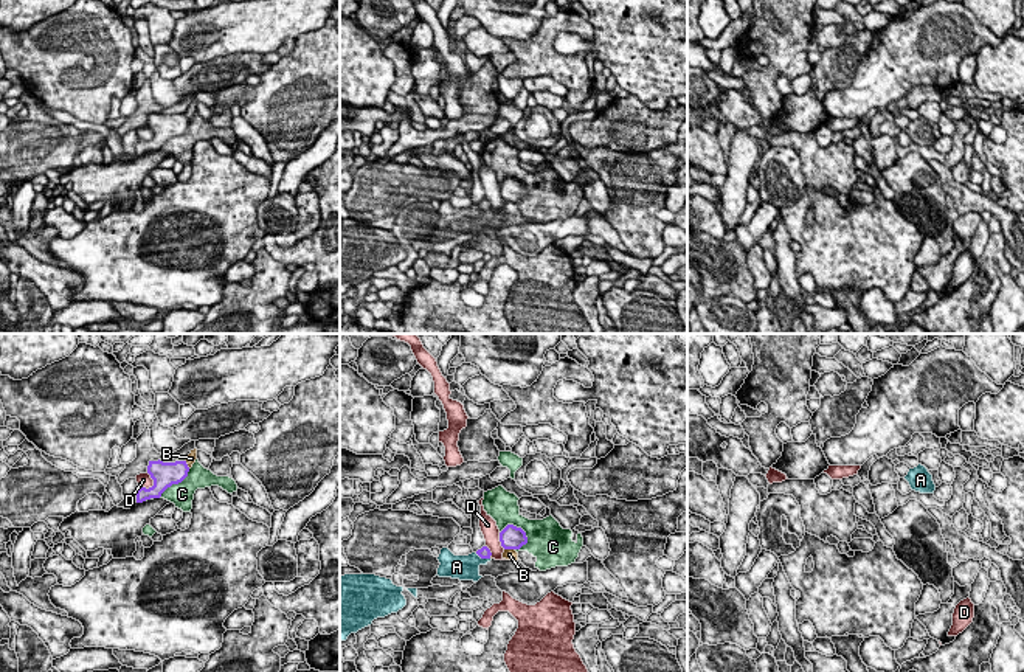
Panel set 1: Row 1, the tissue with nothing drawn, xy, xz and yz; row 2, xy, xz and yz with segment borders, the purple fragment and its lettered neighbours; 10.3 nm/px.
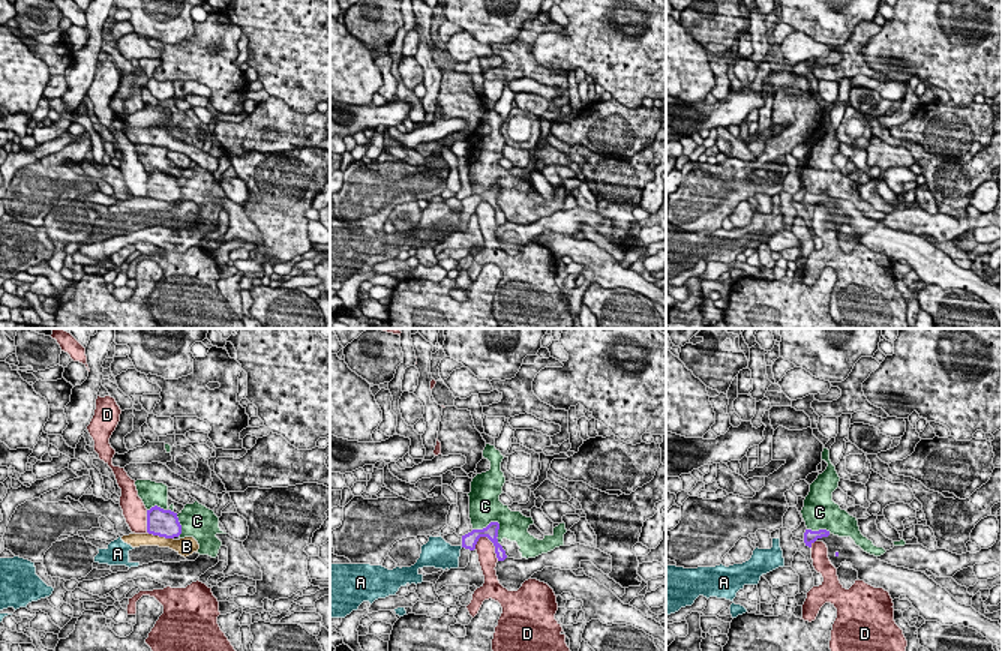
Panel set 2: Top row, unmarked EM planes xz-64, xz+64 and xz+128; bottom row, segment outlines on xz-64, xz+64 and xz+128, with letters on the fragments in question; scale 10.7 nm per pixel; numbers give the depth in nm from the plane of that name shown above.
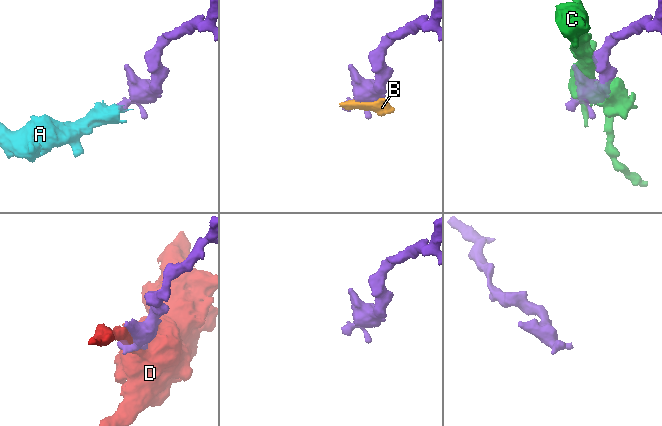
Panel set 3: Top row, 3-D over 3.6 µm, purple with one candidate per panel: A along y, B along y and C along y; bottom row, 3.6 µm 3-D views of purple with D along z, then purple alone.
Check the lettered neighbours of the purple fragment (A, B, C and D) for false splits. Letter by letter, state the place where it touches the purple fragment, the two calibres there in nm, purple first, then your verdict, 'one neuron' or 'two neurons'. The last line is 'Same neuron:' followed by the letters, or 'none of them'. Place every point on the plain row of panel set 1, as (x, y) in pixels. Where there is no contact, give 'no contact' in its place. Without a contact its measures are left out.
A: meets purple in xz at (483, 210); 130 nm thick on the purple side, 260 nm on the other; two neurons
B: meets purple in xz at (509, 200); 240 nm thick on the purple side, 130 nm on the other; two neurons
C: meets purple in xz at (515, 179); 240 nm thick on the purple side, 320 nm on the other; two neurons
D: meets purple in xy at (154, 137); 260 nm thick on the purple side, 140 nm on the other; two neurons
Same neuron: none of them

